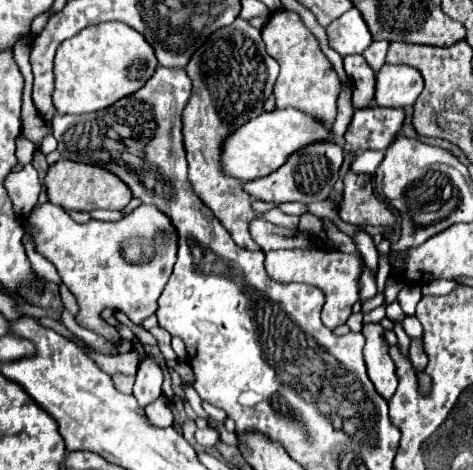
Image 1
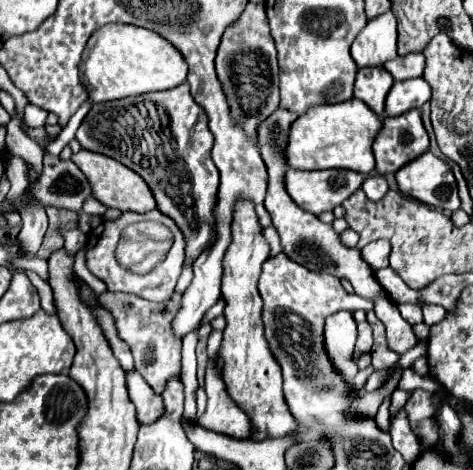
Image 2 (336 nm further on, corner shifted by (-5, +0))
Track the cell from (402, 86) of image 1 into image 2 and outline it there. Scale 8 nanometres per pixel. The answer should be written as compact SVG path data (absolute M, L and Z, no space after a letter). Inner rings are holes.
M408 79L404 83L394 81L388 97L386 97L386 115L396 117L410 109L422 107L430 99L430 85L420 79Z

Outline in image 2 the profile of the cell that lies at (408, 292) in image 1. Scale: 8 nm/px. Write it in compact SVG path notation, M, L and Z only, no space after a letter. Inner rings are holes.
M424 305L424 307L422 307L422 313L424 313L424 323L426 323L426 325L438 323L438 321L442 321L444 315L446 315L444 307L440 307L440 305Z

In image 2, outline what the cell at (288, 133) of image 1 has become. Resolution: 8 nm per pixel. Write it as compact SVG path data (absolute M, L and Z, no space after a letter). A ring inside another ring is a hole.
M360 99L334 105L314 105L292 123L284 157L290 169L352 169L370 173L374 169L372 143L382 127L382 119Z

